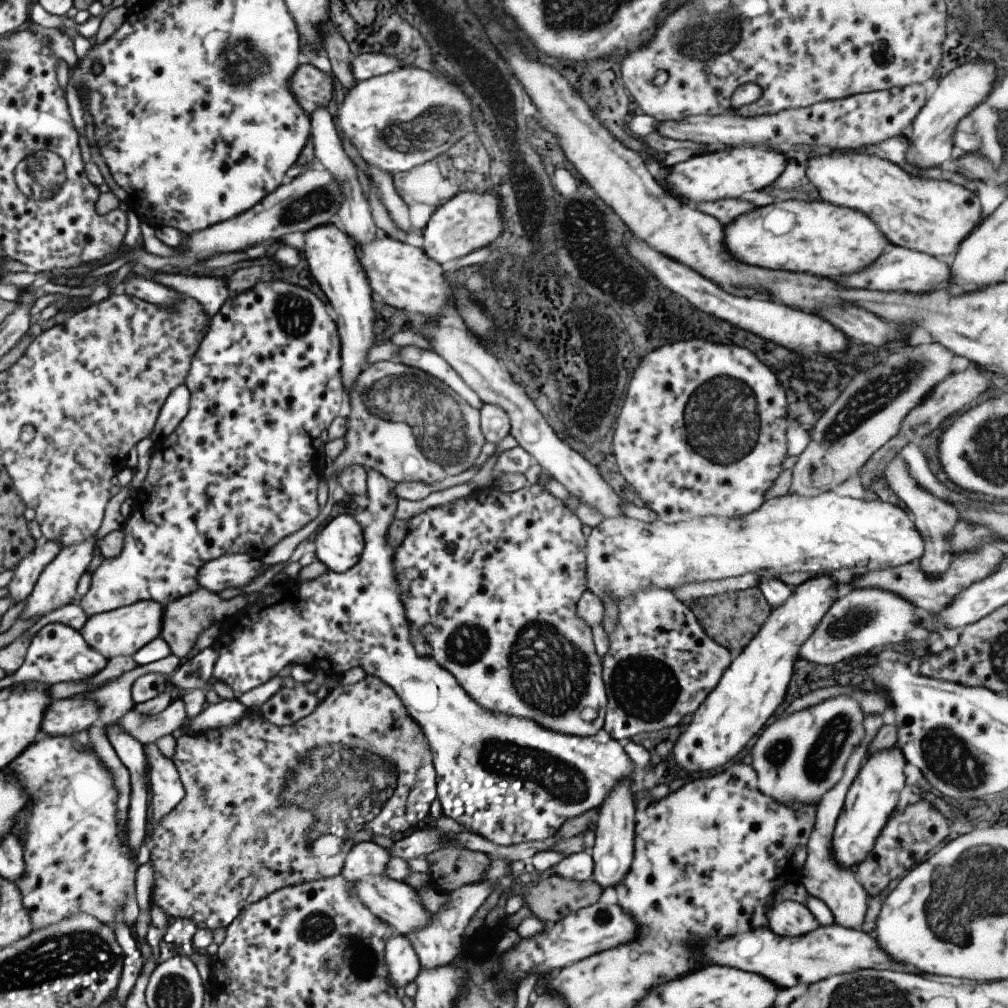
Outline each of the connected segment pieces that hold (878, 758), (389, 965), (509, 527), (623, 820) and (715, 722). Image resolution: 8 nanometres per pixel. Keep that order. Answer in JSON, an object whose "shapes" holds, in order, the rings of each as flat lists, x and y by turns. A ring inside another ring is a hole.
{"shapes":[[[897,746,890,750,872,752,865,758,858,776,848,788,844,808,836,821,832,837,832,858,838,862,838,866,854,870,872,852,882,828,898,804,900,792,906,786,903,772,906,763,905,756]],[[395,934,386,942,384,952,388,982,401,991,409,982,416,980,418,972,422,970,414,944,410,944,405,935]],[[494,484,474,490,465,498,456,499,406,520,409,530,402,543,394,548,394,574,398,582,398,592,406,610,406,620,410,632,421,640,429,642,433,648,431,654,458,681,458,684,484,710,490,710,500,716,514,716,522,720,534,720,536,724,547,727,554,732,574,736,592,736,603,728,608,704,606,685,603,679,603,664,596,653,592,628,586,620,578,616,578,601,586,588,586,541,582,533,582,522,552,492,541,484,528,484,512,493,502,492]],[[628,784,618,786,618,790,610,790,604,802,598,808,598,820,595,826,595,841,591,856,594,860,593,882,600,884,602,890,612,888,626,876,630,870,634,854,634,800]],[[830,573,816,574,792,587,788,600,771,610,760,630,734,655,714,690,693,712,692,721,674,746,672,754,676,764,684,768,683,773,696,774,722,768,734,760,736,754,762,732,768,718,776,714,788,694,788,682,793,679,800,646,814,634,824,614,837,599,838,583]]]}

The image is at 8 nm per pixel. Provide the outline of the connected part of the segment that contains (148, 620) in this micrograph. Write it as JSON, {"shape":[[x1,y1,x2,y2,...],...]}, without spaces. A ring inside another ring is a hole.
{"shape":[[144,600,104,614,90,616,84,628,80,630,80,634,92,650,100,652,109,661,114,656,132,656,138,650,142,650,146,644,160,637,162,620,164,620,164,604,156,600]]}

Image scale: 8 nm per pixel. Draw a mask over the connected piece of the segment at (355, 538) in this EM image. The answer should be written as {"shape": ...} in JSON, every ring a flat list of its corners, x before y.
{"shape":[[350,512,326,524,314,543,318,560,336,573,346,572,358,564,366,545,363,530]]}

